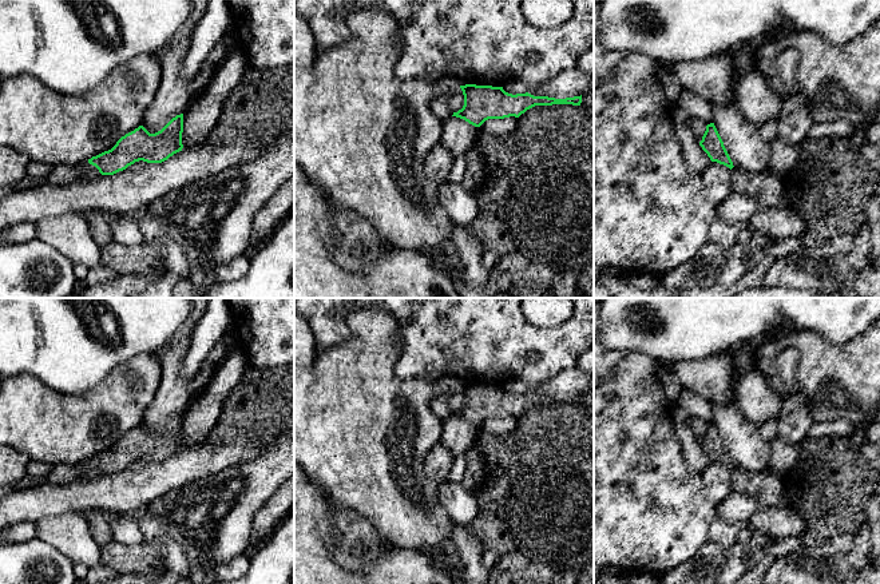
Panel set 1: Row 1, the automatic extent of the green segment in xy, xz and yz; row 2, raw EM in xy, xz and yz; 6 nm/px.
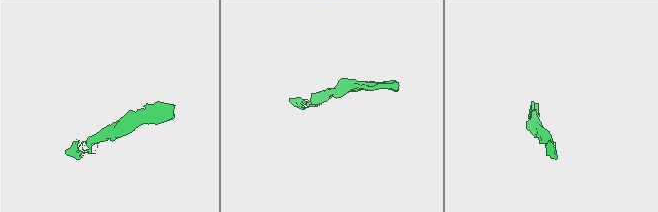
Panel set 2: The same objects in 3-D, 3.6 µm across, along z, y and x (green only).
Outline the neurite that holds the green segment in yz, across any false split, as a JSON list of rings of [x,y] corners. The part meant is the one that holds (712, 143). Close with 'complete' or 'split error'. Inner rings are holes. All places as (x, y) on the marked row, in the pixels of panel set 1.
[[[714,123],[706,126],[706,131],[699,142],[699,146],[711,162],[724,164],[730,170],[734,167]]]; complete

